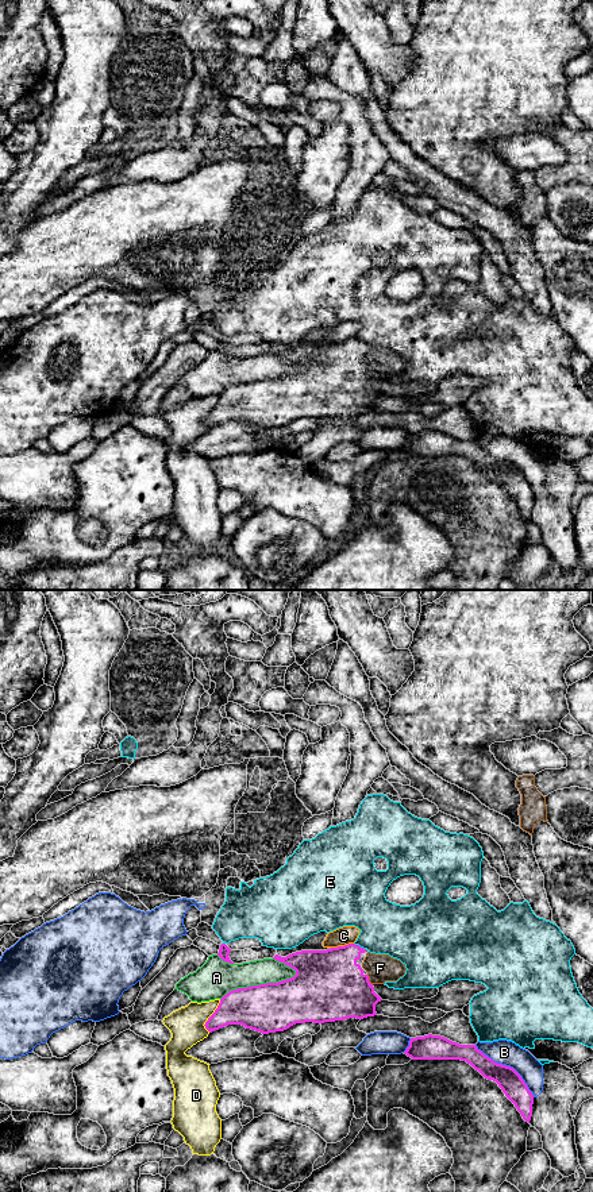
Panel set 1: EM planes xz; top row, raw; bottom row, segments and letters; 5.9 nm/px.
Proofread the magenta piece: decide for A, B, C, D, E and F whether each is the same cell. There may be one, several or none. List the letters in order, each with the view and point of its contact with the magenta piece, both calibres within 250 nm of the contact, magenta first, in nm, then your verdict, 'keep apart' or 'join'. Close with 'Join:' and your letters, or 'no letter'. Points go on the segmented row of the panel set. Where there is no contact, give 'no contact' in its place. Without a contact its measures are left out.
A: xz (260, 984) | 300/200 nm | keep apart
B: xz (508, 1067) | 140/150 nm | keep apart
C: xz (342, 946) | 420/110 nm | keep apart
D: xz (211, 1015) | 240/200 nm | keep apart
E: xz (358, 945) | 340/300 nm | keep apart
F: xz (368, 980) | 420/170 nm | join
Join: F

